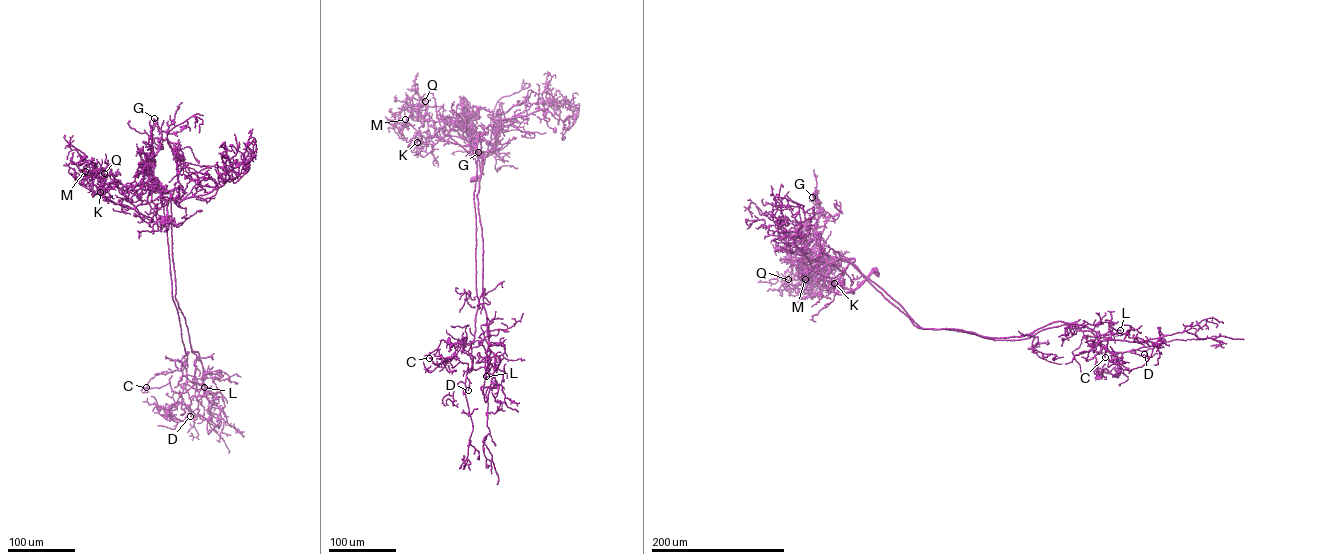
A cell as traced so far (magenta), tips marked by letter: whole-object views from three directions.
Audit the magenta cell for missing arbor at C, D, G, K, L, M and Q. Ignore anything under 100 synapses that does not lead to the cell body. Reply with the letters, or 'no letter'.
no letter

